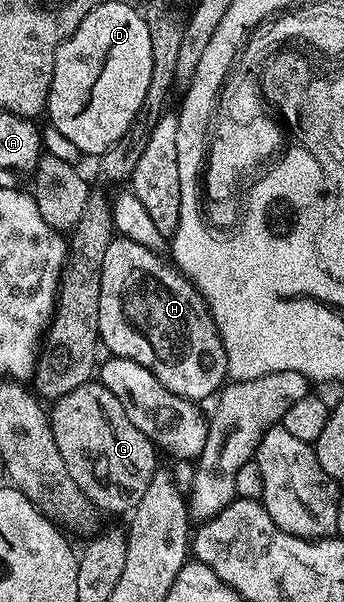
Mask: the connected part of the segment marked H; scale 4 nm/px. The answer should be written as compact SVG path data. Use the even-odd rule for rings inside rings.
M116 236L111 240L108 244L108 252L104 252L104 268L100 272L100 320L98 321L98 337L101 345L107 346L113 357L136 360L136 364L148 368L148 372L152 372L156 376L156 380L160 380L160 384L164 384L164 388L168 388L176 396L189 398L191 402L198 404L201 403L201 398L206 398L209 394L211 396L217 395L227 381L228 375L226 372L224 344L220 340L220 332L216 328L213 316L210 314L210 305L202 299L202 293L199 292L194 283L177 266L171 264L167 259L166 263L162 257L163 255L159 251L150 250L149 247L140 244L136 240L128 240L121 236Z

